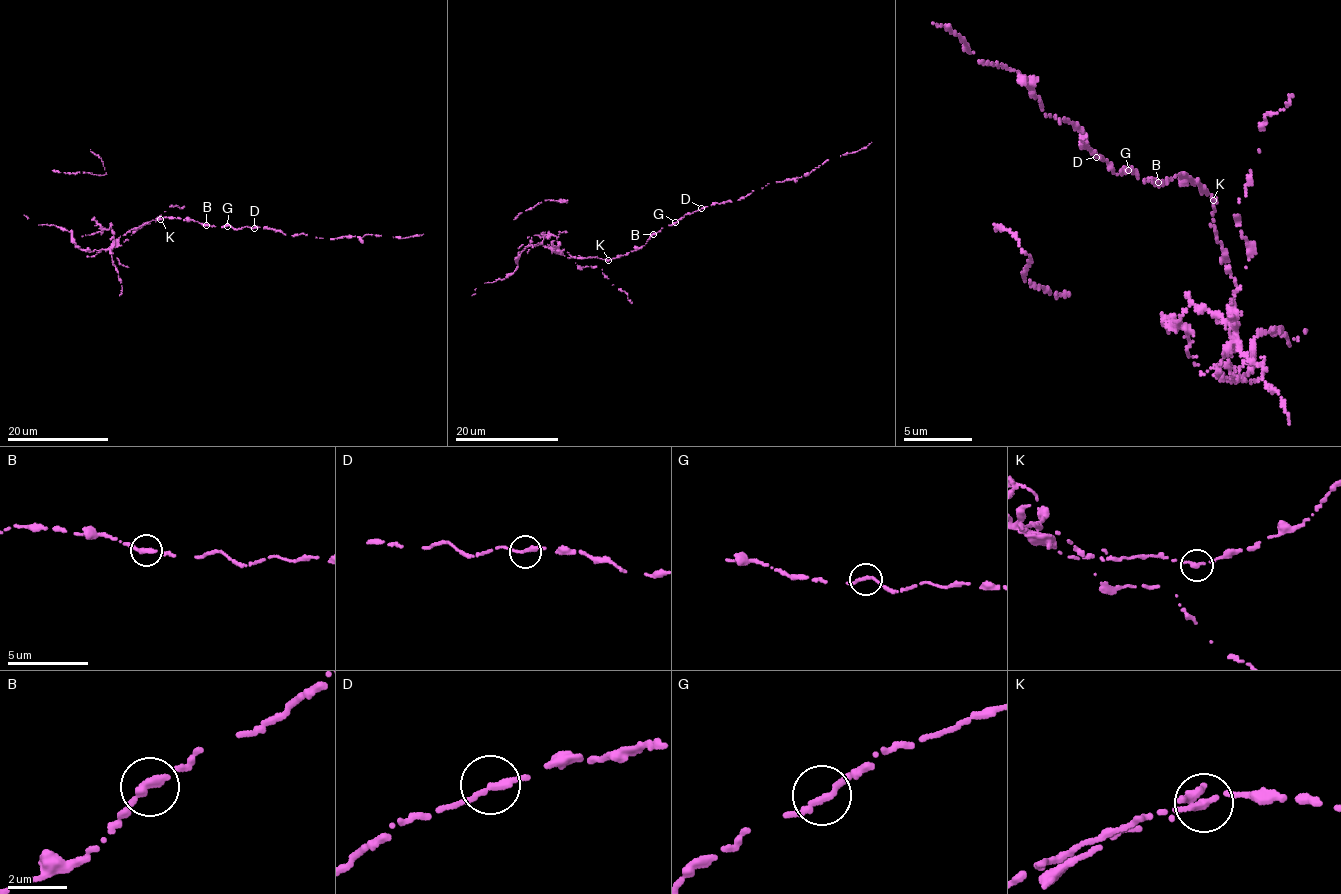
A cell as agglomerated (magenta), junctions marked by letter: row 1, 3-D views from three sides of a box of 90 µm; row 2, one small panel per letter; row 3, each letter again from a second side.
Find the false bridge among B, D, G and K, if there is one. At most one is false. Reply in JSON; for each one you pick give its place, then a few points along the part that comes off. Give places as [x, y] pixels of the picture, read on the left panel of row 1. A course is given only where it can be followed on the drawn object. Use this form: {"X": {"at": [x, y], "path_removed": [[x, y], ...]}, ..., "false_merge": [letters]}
{"K": {"at": [160, 219]}, "false_merge": ["K"]}

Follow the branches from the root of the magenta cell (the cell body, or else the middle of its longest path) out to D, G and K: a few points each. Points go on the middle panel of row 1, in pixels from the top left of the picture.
D: (653, 233), (701, 208)
G: (653, 233), (675, 222)
K: (653, 233), (640, 248), (608, 259)

